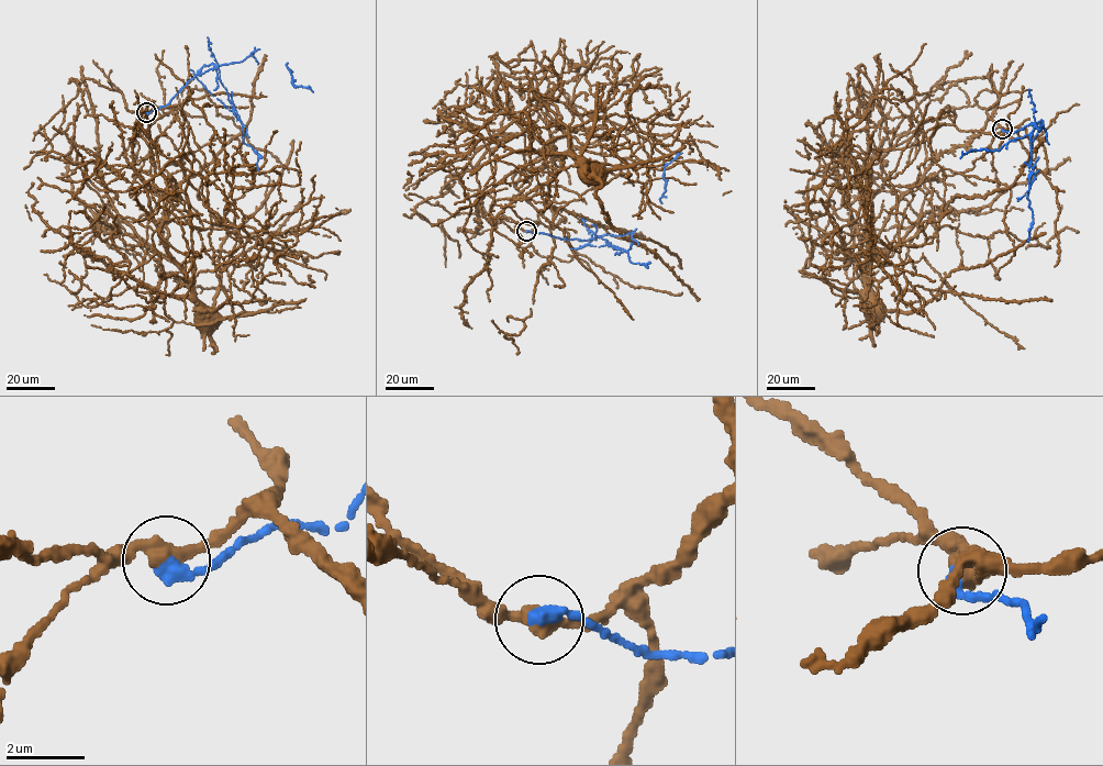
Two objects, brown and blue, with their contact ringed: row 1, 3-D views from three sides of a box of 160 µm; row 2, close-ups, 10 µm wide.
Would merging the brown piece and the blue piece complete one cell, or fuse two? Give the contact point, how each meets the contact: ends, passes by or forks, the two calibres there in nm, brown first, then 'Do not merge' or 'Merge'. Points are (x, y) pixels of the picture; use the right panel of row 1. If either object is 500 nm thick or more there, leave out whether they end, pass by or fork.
Place: (1002, 129). At the ring brown passes by. At the ring blue ends. Thickness 400 nm (brown) against 400 nm. Do not merge

